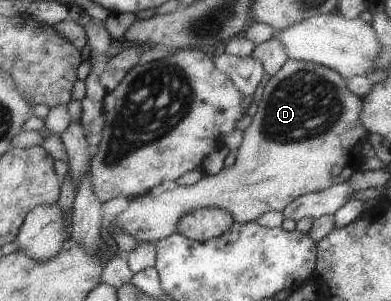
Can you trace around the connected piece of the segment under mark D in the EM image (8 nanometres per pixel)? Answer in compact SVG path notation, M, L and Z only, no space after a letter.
M288 58L288 61L280 67L280 71L275 73L271 79L264 86L264 91L262 93L262 98L258 104L257 113L253 116L252 123L246 127L243 131L242 144L238 148L238 153L234 161L234 165L230 167L225 167L220 173L208 176L204 175L203 179L194 185L178 186L171 191L161 193L160 195L152 195L152 192L144 193L143 196L129 198L128 207L118 213L118 215L106 215L104 219L101 219L101 225L104 225L106 231L112 231L112 229L120 229L128 235L132 235L134 239L139 242L144 241L158 241L162 238L171 236L178 232L179 219L190 213L196 211L196 209L202 209L204 207L216 207L228 210L232 213L232 217L235 217L235 223L247 224L248 222L256 222L256 219L264 215L268 211L283 211L288 204L292 201L298 199L300 196L306 195L307 193L314 193L322 191L323 189L328 189L332 185L338 185L339 183L344 183L350 178L354 171L361 170L362 163L364 163L366 157L362 155L362 145L367 142L369 137L369 132L366 127L362 124L360 119L360 113L362 111L363 99L358 97L355 93L352 93L348 87L346 87L346 78L342 74L336 73L336 70L330 69L328 66L320 65L317 63L295 60Z

